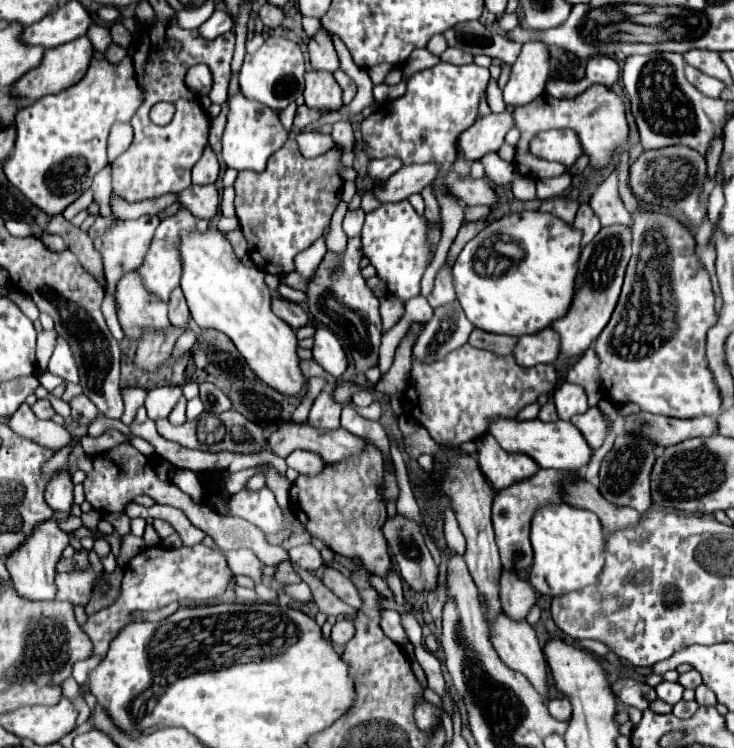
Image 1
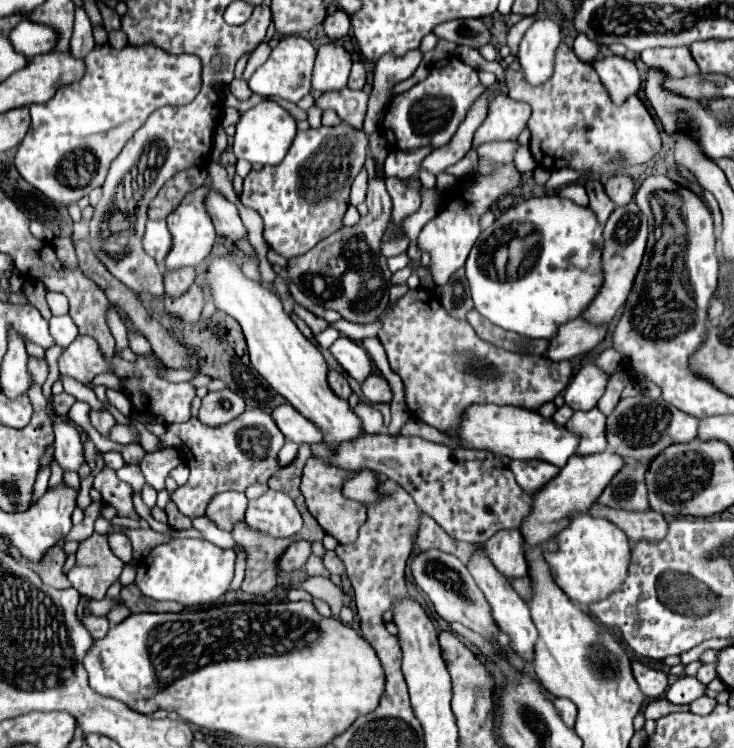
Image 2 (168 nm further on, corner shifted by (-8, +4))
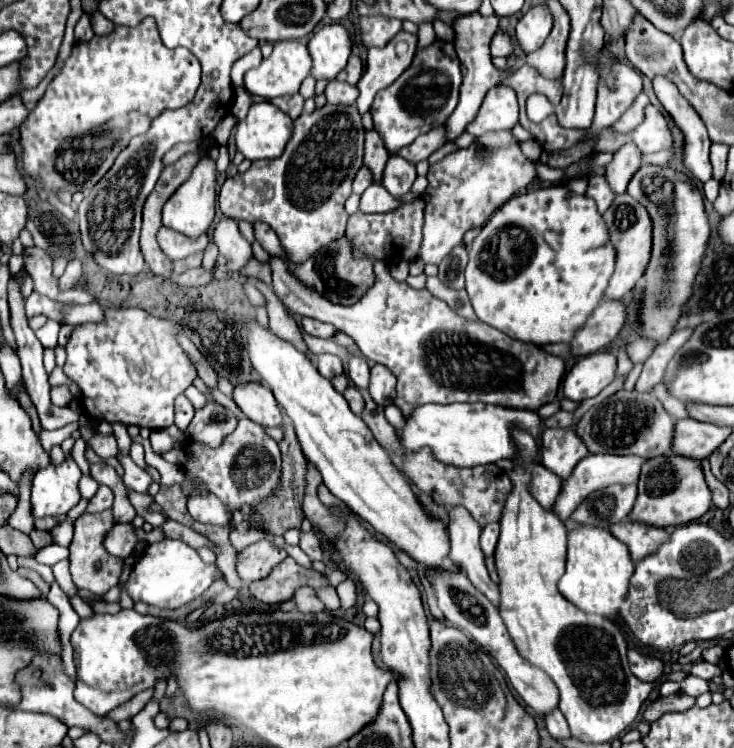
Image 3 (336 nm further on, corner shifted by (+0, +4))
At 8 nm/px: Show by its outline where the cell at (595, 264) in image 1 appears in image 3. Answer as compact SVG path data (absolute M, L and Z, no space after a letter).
M629 194L615 196L613 204L603 214L603 220L607 224L611 242L615 244L615 252L617 252L617 256L615 256L615 272L613 272L613 276L609 280L609 286L605 290L605 298L607 300L621 300L629 290L633 290L633 286L643 276L645 266L649 262L651 220L649 220L649 214L645 212L645 208L635 198L631 198Z

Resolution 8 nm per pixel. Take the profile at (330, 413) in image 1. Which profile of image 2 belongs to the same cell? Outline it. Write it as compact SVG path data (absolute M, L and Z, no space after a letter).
M329 370L329 386L333 388L333 392L339 398L349 398L349 394L351 394L351 388L349 388L347 378L343 374L339 374L337 370Z

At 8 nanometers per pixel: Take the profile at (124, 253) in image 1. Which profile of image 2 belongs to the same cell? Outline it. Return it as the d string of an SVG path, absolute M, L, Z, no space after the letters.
M149 220L147 222L143 248L157 264L163 264L163 258L171 250L171 232L169 232L165 220Z

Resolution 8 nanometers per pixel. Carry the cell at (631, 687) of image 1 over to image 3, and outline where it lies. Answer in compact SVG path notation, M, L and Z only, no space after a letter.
M629 650L631 672L643 682L657 682L663 674L663 662L657 658L647 658L637 650Z

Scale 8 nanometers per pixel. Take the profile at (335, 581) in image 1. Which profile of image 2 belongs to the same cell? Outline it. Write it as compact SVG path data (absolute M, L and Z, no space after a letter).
M325 550L325 554L323 554L323 566L331 572L331 574L337 574L337 576L341 576L343 574L343 562L339 560L339 556L333 552L333 550Z

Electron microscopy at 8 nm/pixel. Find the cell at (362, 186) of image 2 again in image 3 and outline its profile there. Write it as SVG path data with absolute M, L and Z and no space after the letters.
M363 166L363 168L357 172L355 180L353 180L353 194L361 196L369 186L371 186L371 172Z

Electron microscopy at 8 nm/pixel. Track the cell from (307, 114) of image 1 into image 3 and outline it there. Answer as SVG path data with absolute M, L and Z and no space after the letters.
M331 80L325 88L325 96L329 104L353 104L359 96L359 90L347 82L339 82L339 80Z

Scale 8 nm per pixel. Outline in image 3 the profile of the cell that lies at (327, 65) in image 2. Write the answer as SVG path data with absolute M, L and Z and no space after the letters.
M329 24L313 34L307 48L313 58L311 76L315 80L335 80L351 54L351 38L341 24Z

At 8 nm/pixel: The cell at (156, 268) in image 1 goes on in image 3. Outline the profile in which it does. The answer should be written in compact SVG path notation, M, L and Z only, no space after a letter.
M203 158L195 166L189 180L183 182L175 190L175 194L167 200L167 204L163 206L163 226L177 230L191 240L205 234L213 222L213 216L215 216L215 174L217 174L215 162L211 158Z

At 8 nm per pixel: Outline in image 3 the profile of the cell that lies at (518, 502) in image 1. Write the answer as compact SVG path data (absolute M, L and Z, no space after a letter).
M589 454L587 458L583 458L575 470L571 472L569 478L563 480L563 486L561 486L561 492L553 504L553 512L559 516L561 522L569 520L571 514L575 512L575 508L595 490L601 490L601 488L607 488L611 484L633 484L637 482L639 478L639 470L641 470L641 464L645 460L639 458L639 456L613 456L613 454Z

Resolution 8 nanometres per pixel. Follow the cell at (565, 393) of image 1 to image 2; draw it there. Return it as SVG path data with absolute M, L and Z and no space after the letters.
M585 364L565 390L565 404L573 410L591 410L607 388L609 374L595 364Z

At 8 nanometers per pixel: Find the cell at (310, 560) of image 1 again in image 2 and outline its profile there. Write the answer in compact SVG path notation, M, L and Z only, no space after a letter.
M305 540L291 542L287 546L287 550L279 556L279 562L277 562L279 572L287 574L287 572L303 568L305 562L307 562L307 558L309 558L309 554L311 554L311 542L305 542Z

